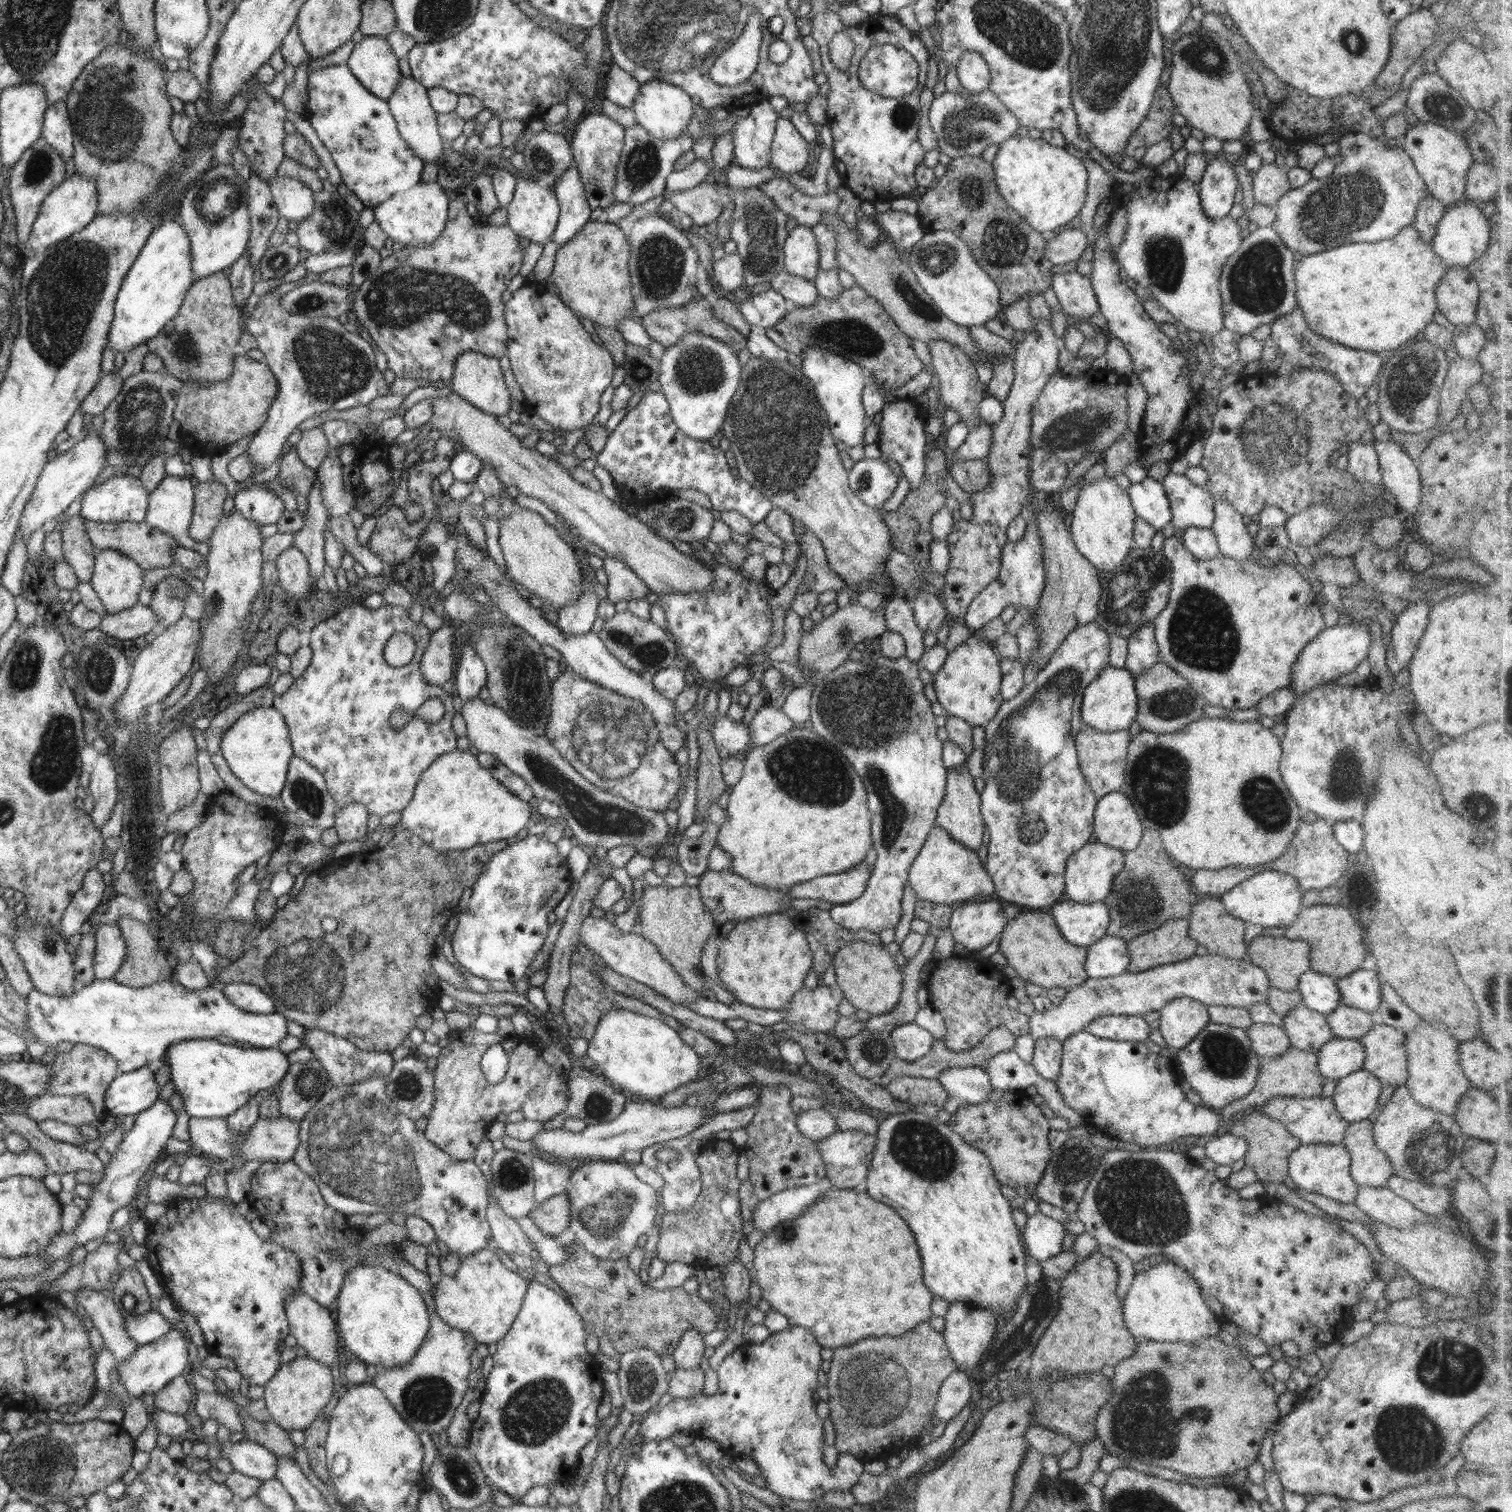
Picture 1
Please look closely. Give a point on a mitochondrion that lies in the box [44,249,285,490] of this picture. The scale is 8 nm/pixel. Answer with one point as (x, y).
(139, 425)

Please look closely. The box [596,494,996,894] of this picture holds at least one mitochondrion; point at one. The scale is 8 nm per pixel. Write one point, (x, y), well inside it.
(893, 816)

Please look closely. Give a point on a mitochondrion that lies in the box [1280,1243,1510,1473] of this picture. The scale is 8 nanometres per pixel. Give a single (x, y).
(1450, 1369)

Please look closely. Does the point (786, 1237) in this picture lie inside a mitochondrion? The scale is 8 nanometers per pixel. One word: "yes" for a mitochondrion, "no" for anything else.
yes

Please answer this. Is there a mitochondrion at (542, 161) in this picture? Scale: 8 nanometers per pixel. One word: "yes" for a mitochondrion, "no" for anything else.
yes

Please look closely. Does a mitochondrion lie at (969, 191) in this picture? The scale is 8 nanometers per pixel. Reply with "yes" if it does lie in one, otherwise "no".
yes

